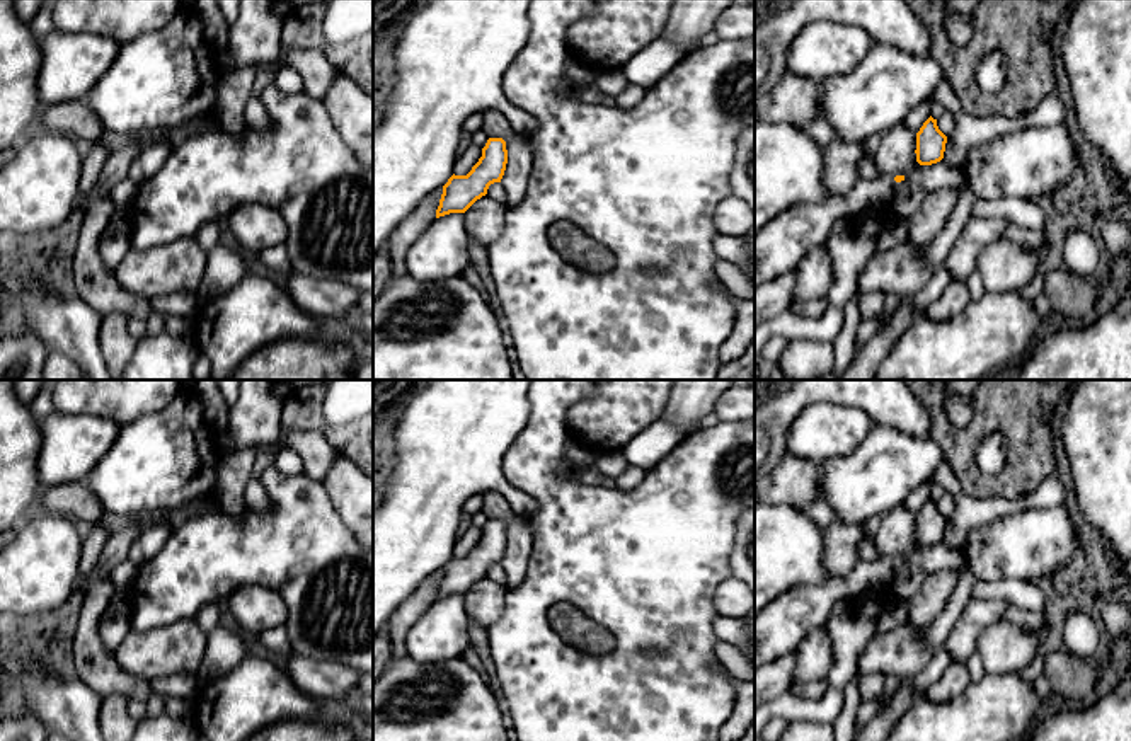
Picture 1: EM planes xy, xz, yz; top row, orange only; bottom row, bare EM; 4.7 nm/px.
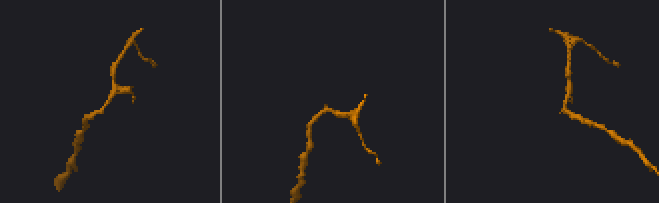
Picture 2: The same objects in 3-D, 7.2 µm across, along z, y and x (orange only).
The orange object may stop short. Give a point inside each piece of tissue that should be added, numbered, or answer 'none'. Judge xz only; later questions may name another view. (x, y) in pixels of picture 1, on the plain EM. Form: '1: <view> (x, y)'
none

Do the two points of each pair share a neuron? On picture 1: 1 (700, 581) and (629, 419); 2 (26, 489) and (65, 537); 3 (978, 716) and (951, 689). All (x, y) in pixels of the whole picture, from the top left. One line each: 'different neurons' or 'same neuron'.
1: different neurons
2: different neurons
3: different neurons

